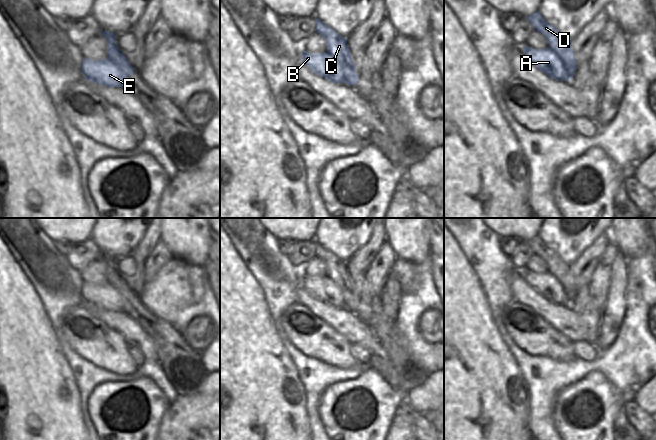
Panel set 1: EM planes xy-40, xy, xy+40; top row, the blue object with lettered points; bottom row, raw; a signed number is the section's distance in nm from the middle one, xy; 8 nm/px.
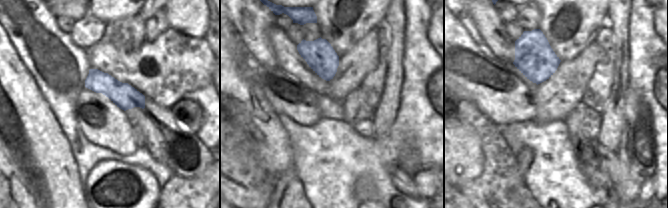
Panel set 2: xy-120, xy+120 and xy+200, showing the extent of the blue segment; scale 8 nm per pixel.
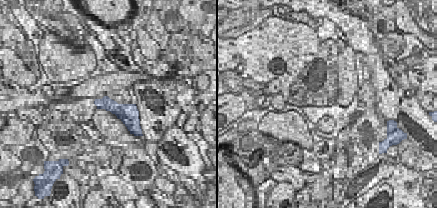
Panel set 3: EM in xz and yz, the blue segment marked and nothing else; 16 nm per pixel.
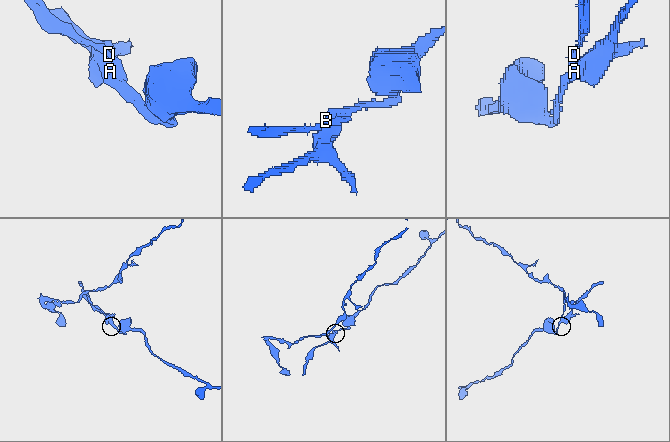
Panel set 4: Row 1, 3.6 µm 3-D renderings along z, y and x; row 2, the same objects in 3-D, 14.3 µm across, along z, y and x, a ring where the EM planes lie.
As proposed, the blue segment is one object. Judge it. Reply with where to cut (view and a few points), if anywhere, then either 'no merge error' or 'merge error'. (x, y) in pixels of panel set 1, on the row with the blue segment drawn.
cut in xy+40 along (549, 46), (562, 60), (569, 78); merge error

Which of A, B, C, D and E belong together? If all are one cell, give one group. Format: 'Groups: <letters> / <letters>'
Groups: A B E / C D.

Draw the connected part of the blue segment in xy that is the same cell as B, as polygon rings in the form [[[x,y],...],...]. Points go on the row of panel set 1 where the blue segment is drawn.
[[[303,50],[301,61],[314,73],[334,83],[345,83],[345,72],[337,59],[328,51],[308,53]]]

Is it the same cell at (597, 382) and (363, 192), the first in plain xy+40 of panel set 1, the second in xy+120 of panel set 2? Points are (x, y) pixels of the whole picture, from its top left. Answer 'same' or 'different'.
same

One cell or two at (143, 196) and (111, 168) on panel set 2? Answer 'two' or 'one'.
one

